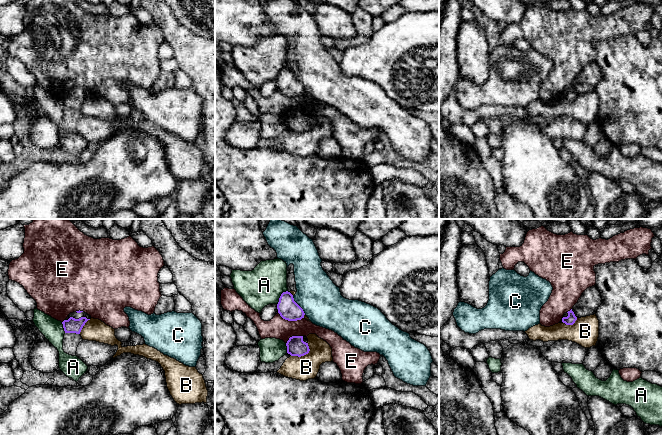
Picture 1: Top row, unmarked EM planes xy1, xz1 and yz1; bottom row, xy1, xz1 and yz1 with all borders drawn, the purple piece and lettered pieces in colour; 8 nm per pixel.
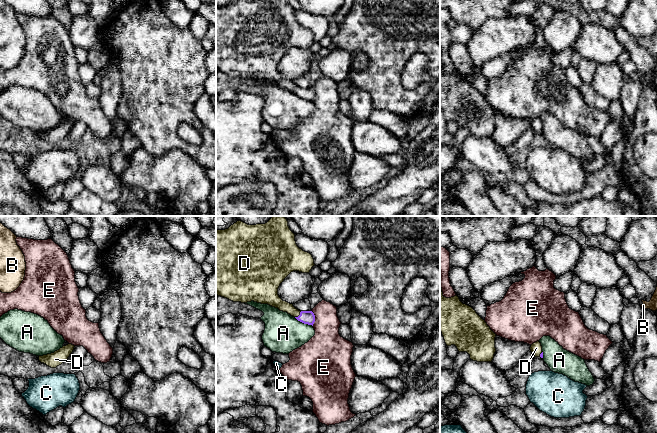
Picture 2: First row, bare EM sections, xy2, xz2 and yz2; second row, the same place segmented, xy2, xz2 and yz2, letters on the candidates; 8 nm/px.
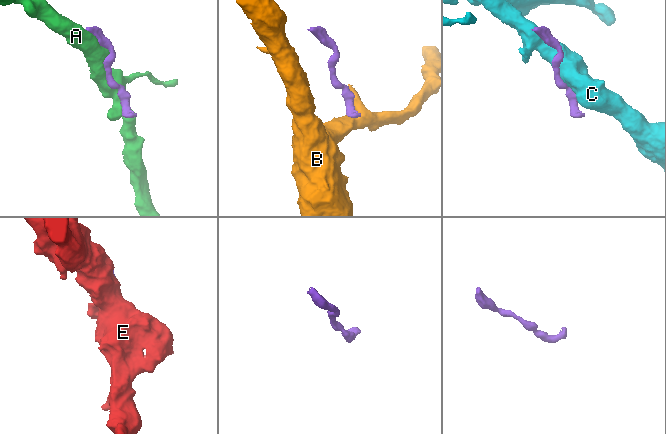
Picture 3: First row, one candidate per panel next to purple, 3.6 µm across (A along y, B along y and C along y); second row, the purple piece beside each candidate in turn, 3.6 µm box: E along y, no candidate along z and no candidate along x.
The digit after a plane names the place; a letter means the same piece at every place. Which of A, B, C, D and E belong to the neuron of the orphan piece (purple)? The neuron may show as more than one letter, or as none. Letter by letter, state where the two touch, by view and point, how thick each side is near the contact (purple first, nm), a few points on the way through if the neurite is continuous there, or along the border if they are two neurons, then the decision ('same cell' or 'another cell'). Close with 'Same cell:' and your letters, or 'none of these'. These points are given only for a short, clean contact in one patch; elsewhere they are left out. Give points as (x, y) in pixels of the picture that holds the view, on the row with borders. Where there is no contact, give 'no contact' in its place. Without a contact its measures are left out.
A: xz2 (303, 322) | 110/320 nm | another cell
B: xz1 (304, 354) | 150/190 nm | another cell
C: xz1 (298, 305) | 160/340 nm | another cell
D: xz2 (299, 315) | 110/110 nm | across xz2 (307, 317), (299, 315), (273, 299) | same cell
E: xz1 (290, 320) | 160/170 nm | another cell
Same cell: D

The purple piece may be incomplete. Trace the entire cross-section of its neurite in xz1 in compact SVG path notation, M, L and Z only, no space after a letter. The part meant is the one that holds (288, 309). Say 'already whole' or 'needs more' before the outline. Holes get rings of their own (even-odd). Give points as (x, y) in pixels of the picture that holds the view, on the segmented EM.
already whole; M286 291L283 292L277 304L278 313L288 321L297 321L304 318L303 309L294 301L293 295Z

